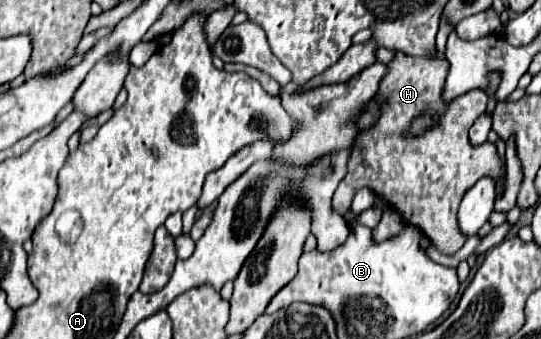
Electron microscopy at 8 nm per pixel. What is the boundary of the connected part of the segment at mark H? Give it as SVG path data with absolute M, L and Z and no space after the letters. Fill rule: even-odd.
M395 52L393 60L387 64L387 76L381 78L377 90L379 118L371 128L361 130L355 138L347 162L347 174L333 194L333 210L345 214L355 192L361 186L369 186L375 194L397 208L405 222L423 230L441 254L453 256L468 239L457 226L457 210L463 194L481 176L489 174L499 178L501 162L495 144L473 146L469 142L469 128L477 116L487 110L487 94L483 90L471 90L453 102L445 102L441 90L447 72L449 62L445 62L445 58L425 60ZM429 110L439 114L437 122L423 134L413 136L409 132L413 120L425 116Z

